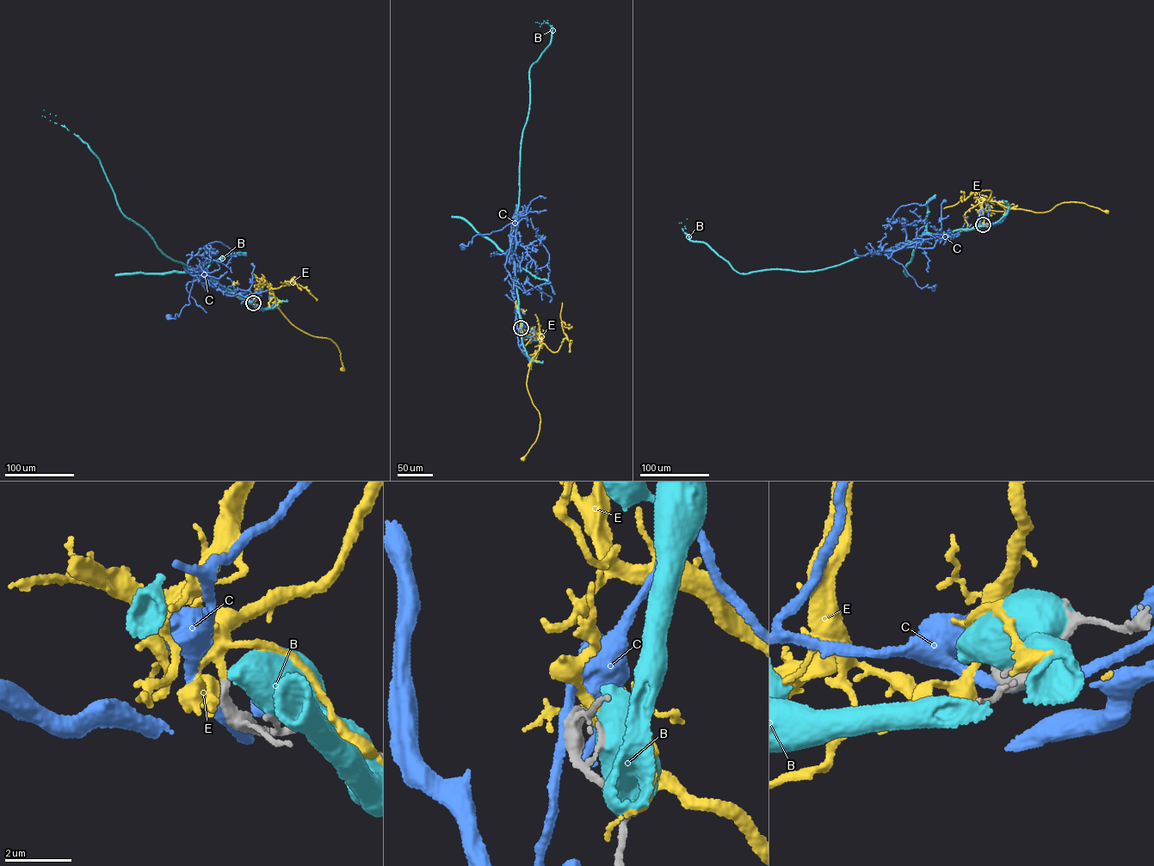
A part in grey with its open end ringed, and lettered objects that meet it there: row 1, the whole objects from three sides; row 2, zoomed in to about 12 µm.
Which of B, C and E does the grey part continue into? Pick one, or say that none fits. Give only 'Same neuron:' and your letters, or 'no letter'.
Same neuron: E

